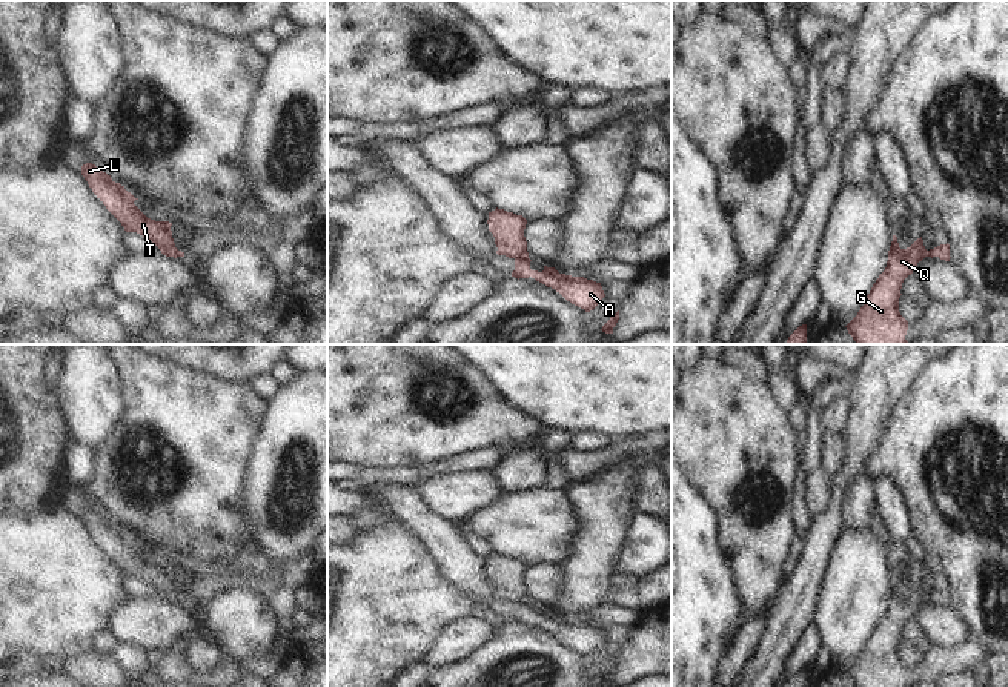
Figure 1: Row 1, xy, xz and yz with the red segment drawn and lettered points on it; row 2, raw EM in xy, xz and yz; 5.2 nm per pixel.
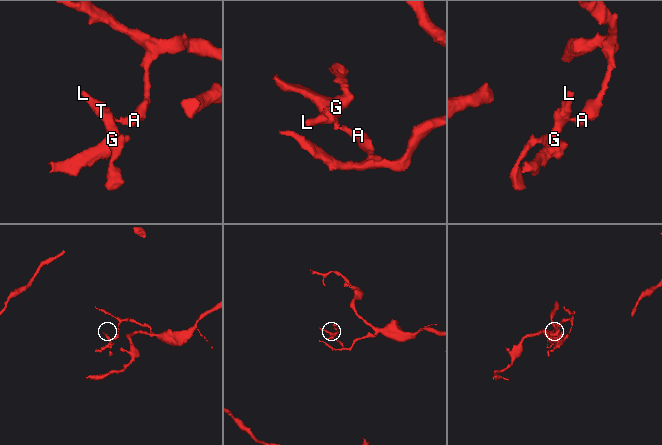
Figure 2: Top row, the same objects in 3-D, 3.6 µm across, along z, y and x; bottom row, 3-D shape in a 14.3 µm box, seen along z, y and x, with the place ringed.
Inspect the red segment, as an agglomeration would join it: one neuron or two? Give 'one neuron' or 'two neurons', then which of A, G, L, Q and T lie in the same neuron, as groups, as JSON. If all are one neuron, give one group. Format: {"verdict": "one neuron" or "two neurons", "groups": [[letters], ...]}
{"verdict": "two neurons", "groups": [["A"], ["G", "L", "Q", "T"]]}

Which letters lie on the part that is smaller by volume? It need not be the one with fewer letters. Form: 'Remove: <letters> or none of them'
Remove: G, L, Q, T

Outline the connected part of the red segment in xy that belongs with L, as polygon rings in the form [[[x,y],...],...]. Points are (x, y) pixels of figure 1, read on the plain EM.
[[[92,507],[81,510],[81,519],[88,526],[97,543],[121,567],[126,576],[137,576],[149,582],[166,601],[184,601],[184,596],[175,592],[169,566],[155,566],[148,563],[135,549],[135,543],[111,519]]]

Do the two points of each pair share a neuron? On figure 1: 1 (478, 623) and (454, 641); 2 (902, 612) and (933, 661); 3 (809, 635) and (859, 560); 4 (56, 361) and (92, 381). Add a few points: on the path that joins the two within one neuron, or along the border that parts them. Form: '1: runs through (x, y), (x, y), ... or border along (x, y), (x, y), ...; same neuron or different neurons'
1: runs through (472, 629), (460, 641); same neuron
2: runs through (890, 633), (890, 657), (904, 670), (911, 670); same neuron
3: border along (813, 621), (822, 644); different neurons
4: border along (63, 360), (56, 386); different neurons

